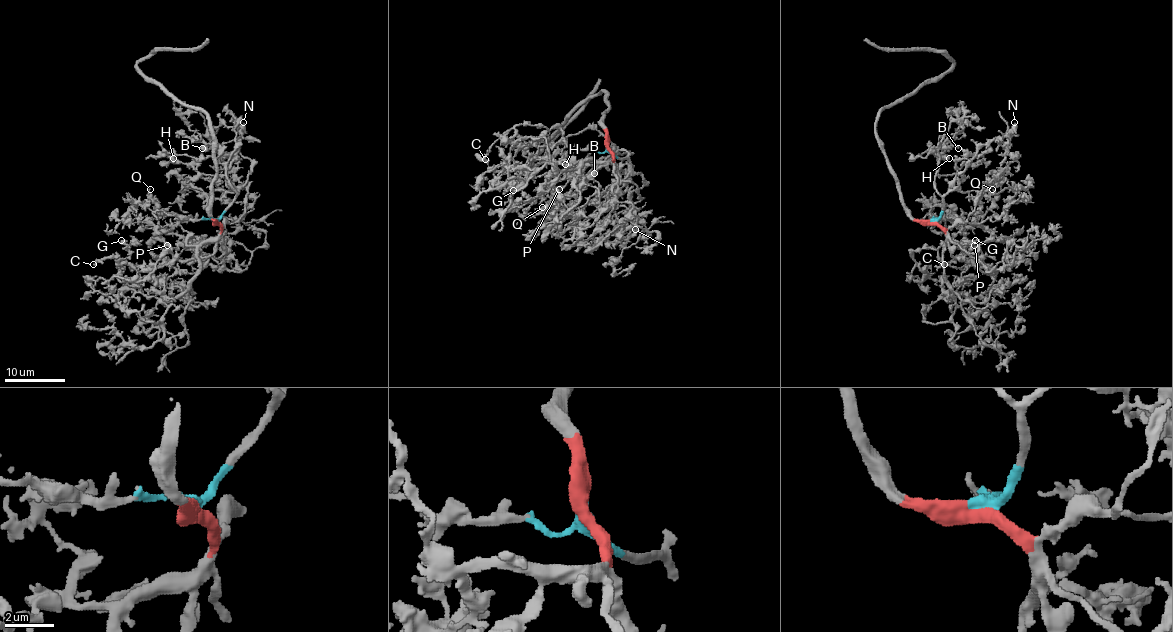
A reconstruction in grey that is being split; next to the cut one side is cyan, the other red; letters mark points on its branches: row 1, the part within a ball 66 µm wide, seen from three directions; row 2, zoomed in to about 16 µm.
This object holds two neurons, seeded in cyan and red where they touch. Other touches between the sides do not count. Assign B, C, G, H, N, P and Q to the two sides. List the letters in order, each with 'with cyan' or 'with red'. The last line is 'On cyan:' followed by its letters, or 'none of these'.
B: with cyan
C: with red
G: with red
H: with cyan
N: with cyan
P: with red
Q: with red
On cyan: B, H, N

